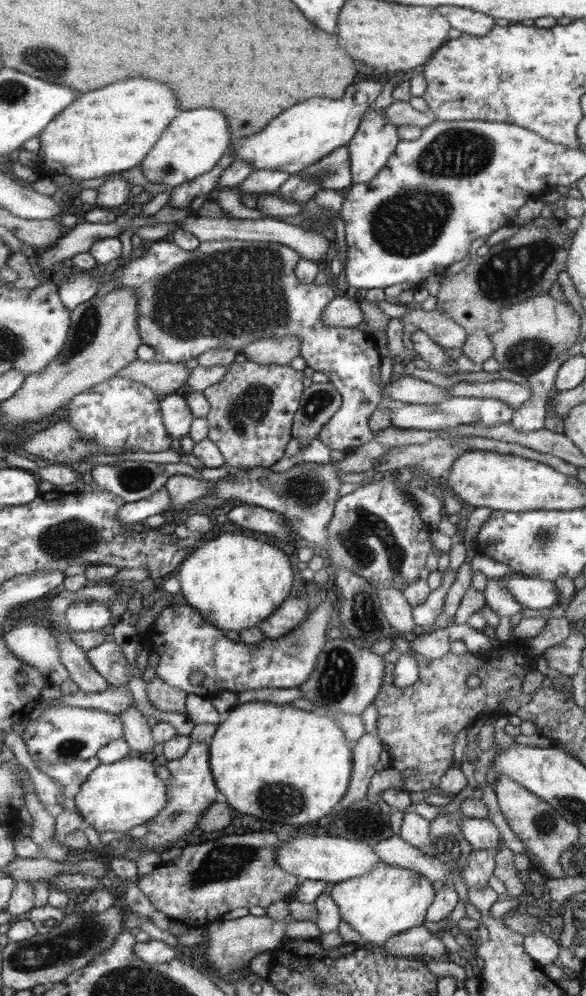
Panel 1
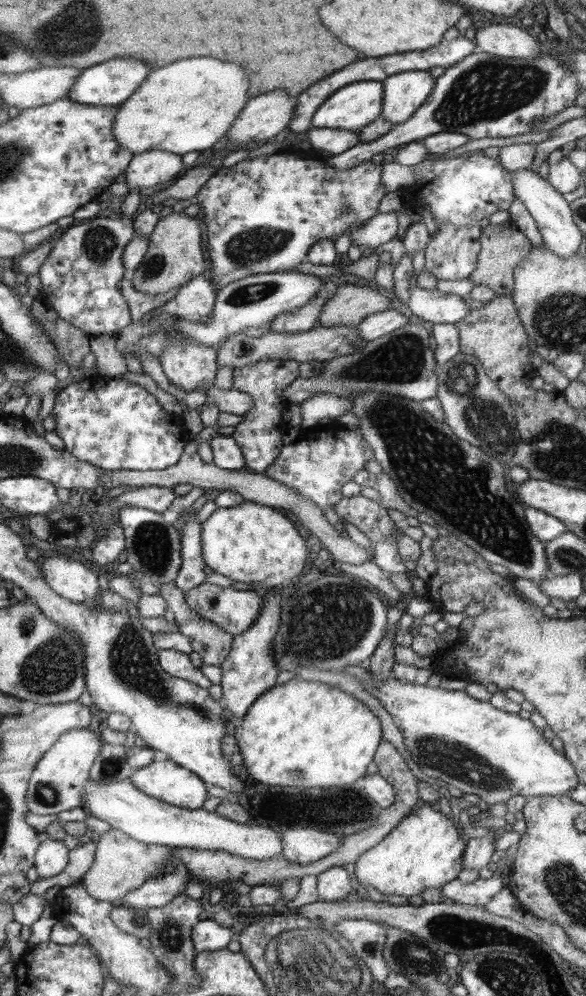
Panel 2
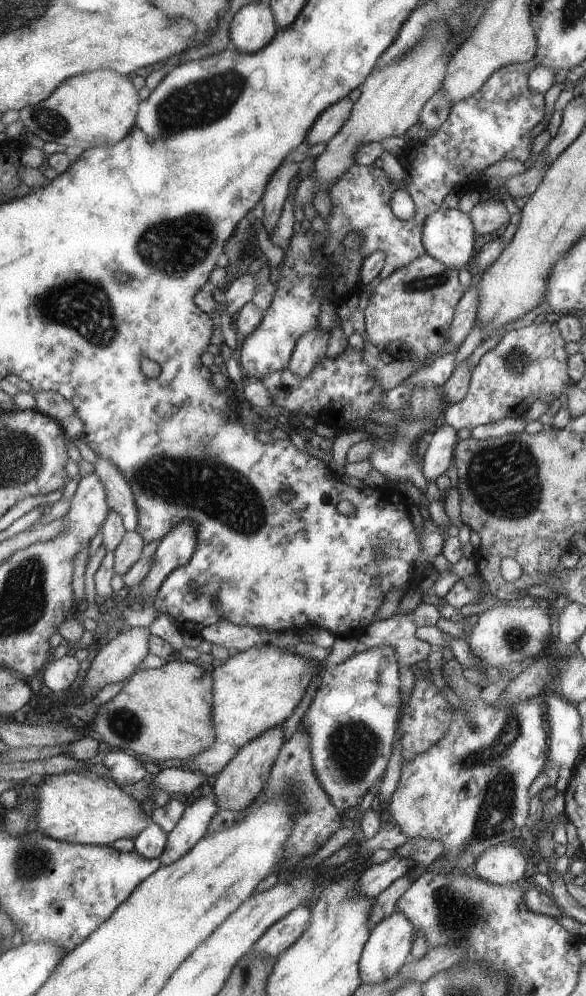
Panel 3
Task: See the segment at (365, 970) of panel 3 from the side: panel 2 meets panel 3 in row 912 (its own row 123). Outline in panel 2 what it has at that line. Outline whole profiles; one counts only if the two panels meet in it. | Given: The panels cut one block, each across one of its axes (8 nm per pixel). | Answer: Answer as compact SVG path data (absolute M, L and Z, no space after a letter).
M410 71L389 76L381 82L384 85L384 118L392 125L406 123L426 102L436 78L430 71Z

